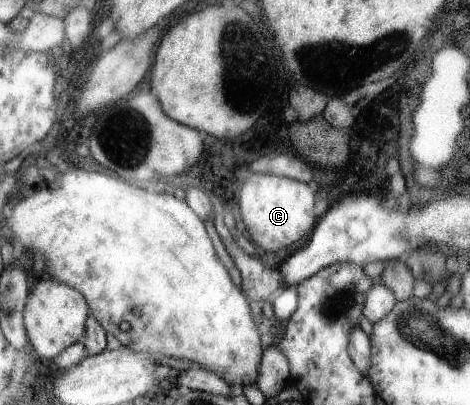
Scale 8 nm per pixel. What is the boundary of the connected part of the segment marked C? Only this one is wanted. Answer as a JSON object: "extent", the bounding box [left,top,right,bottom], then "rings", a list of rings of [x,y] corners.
{"extent":[239,173,315,253],"rings":[[[257,173],[247,179],[239,195],[245,237],[267,253],[297,243],[315,226],[313,191],[304,182],[272,174]]]}

